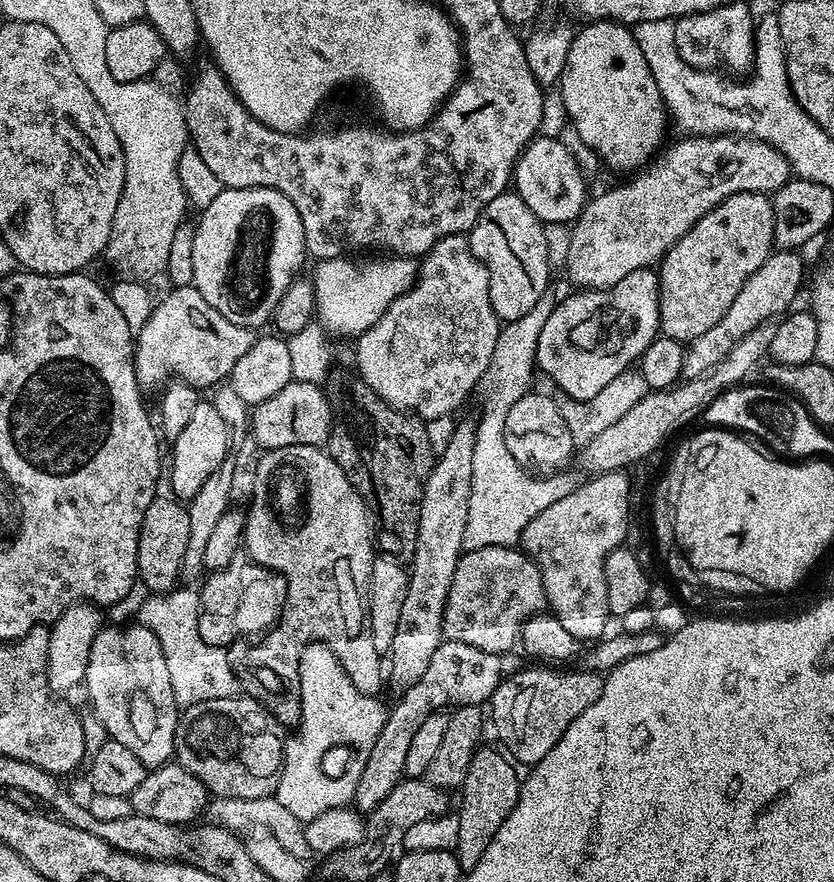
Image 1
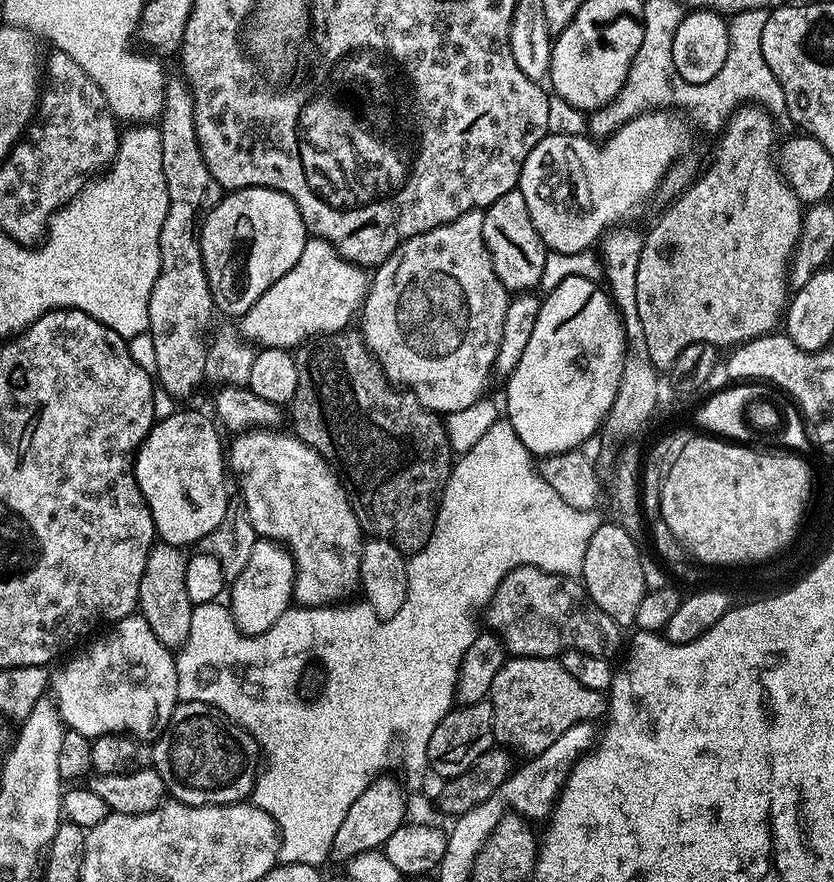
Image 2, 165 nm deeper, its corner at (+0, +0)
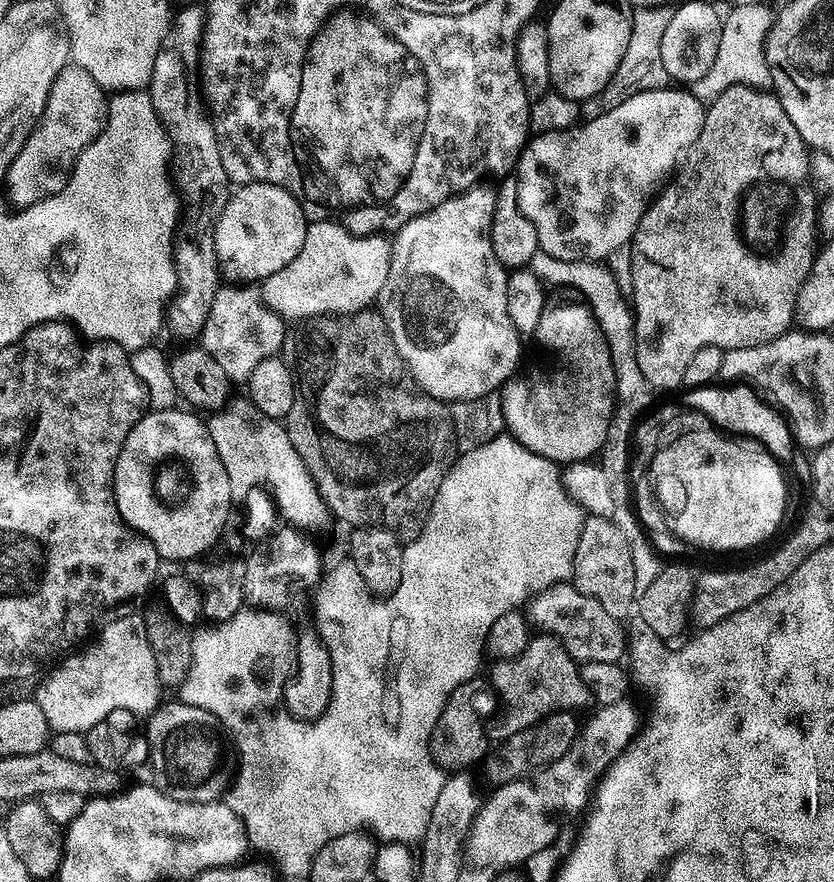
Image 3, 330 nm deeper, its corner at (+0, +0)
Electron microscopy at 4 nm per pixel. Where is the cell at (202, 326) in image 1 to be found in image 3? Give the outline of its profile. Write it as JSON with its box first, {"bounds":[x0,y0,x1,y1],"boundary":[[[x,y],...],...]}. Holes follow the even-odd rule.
{"bounds":[258,220,392,322],"boundary":[[[314,220],[306,230],[302,250],[286,267],[264,279],[258,291],[268,308],[289,321],[296,320],[292,322],[303,322],[310,316],[363,312],[377,303],[391,261],[392,240],[387,235],[356,236],[333,220]]]}

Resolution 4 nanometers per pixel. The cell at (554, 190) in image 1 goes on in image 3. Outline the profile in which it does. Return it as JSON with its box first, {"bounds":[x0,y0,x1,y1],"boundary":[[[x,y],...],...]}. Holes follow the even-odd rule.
{"bounds":[514,86,705,262],"boundary":[[[665,86],[663,88],[651,88],[648,92],[639,92],[630,98],[626,98],[626,102],[607,109],[598,118],[584,120],[571,128],[560,129],[557,132],[541,132],[533,135],[520,149],[520,158],[516,161],[514,169],[514,179],[518,186],[518,202],[522,214],[526,214],[526,218],[530,218],[530,222],[536,228],[538,242],[540,243],[539,251],[550,254],[556,259],[604,262],[608,260],[606,258],[611,252],[618,251],[623,244],[625,247],[631,241],[638,222],[644,217],[644,211],[648,209],[654,197],[661,191],[665,181],[677,171],[678,165],[687,156],[688,151],[692,149],[698,134],[702,130],[705,105],[696,97],[695,91],[685,90],[680,86],[672,87],[676,88]]]}

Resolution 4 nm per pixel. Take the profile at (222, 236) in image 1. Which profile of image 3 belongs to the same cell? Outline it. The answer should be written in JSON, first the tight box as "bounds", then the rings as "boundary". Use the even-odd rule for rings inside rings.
{"bounds":[214,184,310,282],"boundary":[[[245,184],[235,191],[232,197],[227,197],[214,221],[214,246],[220,263],[220,275],[228,282],[262,282],[270,274],[286,267],[294,254],[302,250],[310,221],[300,208],[300,203],[285,188],[273,184]]]}

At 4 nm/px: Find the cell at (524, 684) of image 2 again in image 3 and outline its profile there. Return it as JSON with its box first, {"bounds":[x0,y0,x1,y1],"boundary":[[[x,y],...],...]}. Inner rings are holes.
{"bounds":[492,635,589,737],"boundary":[[[533,635],[522,654],[509,660],[496,660],[493,665],[492,684],[504,703],[505,737],[535,726],[543,716],[552,712],[580,710],[584,703],[589,703],[588,687],[582,682],[580,673],[581,665],[572,659],[555,636]]]}

